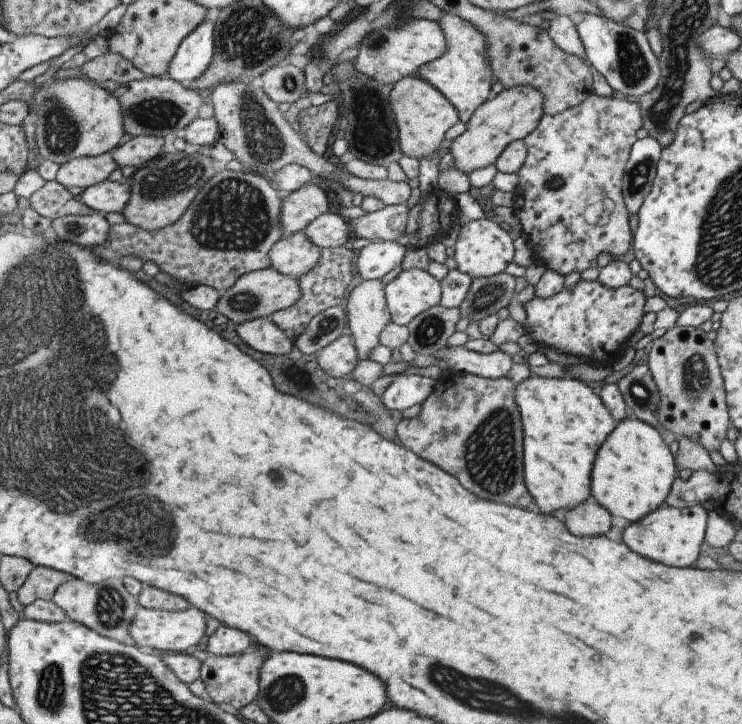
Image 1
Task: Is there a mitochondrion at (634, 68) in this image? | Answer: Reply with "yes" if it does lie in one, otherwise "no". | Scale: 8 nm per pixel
yes

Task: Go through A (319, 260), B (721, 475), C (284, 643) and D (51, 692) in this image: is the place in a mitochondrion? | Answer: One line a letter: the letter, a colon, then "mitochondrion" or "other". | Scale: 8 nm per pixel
A: other
B: other
C: other
D: mitochondrion

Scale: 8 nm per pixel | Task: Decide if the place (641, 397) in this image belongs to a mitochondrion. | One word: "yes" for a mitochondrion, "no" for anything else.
yes

